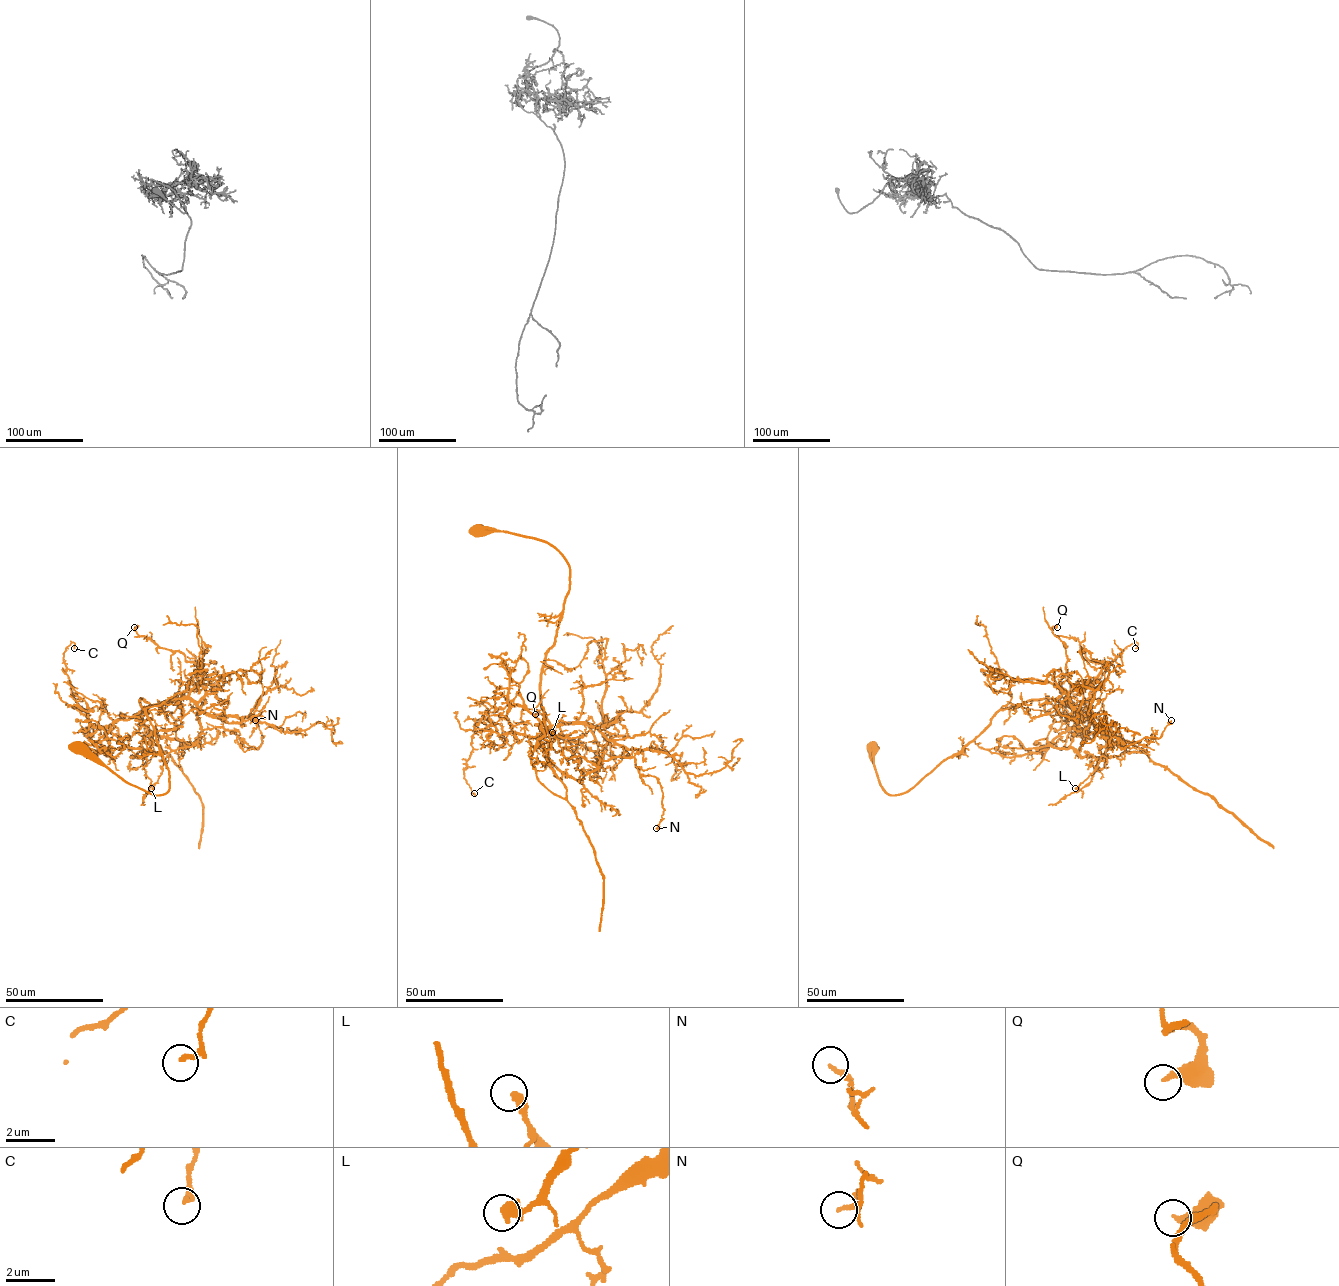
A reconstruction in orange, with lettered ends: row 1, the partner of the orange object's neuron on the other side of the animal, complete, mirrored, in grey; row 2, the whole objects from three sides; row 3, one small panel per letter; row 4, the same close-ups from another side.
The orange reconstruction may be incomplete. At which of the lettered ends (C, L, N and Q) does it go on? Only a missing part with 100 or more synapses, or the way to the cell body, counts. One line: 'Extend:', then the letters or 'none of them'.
Extend: none of them

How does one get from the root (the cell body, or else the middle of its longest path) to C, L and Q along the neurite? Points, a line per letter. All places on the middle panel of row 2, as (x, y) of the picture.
C: (478, 530), (552, 545), (570, 590), (541, 677), (549, 724), (529, 737), (477, 722), (464, 771), (474, 793)
L: (478, 530), (542, 540), (569, 567), (541, 677), (541, 745), (575, 779), (596, 769), (566, 757), (552, 732)
Q: (478, 530), (542, 540), (568, 565), (541, 706), (551, 725), (586, 724), (599, 759), (535, 714)

